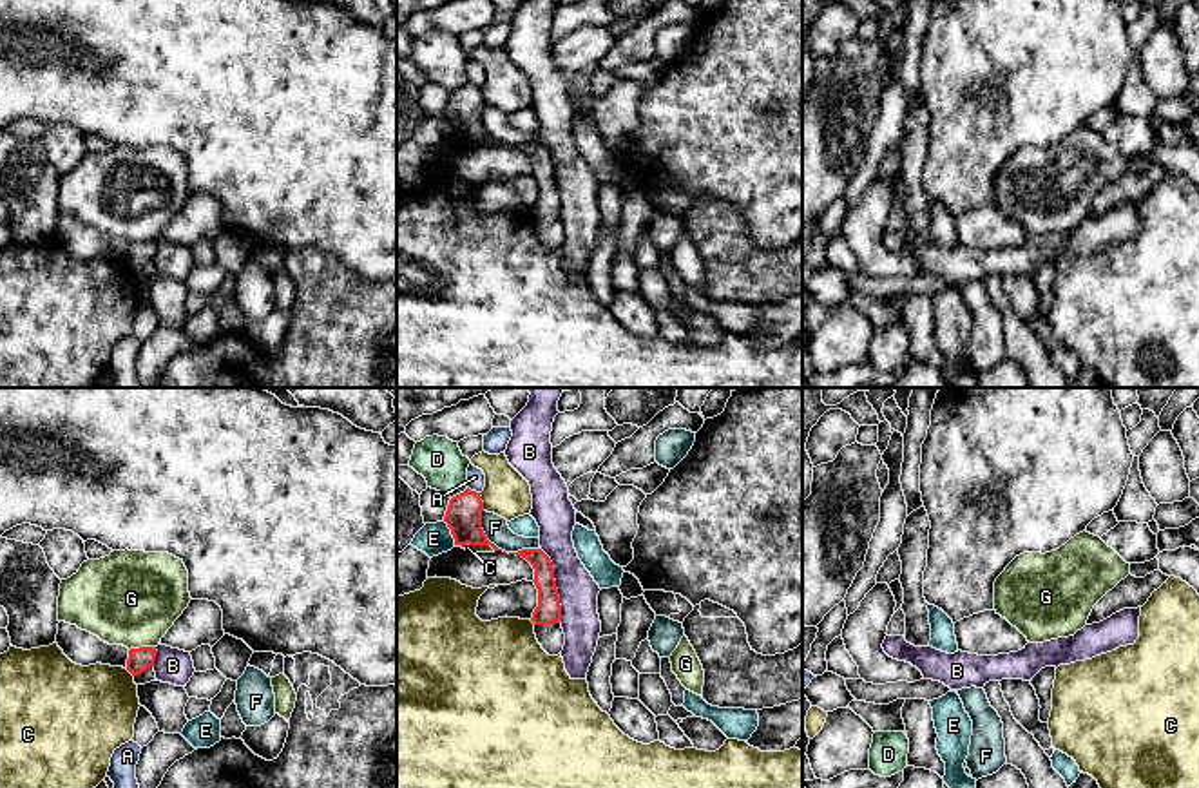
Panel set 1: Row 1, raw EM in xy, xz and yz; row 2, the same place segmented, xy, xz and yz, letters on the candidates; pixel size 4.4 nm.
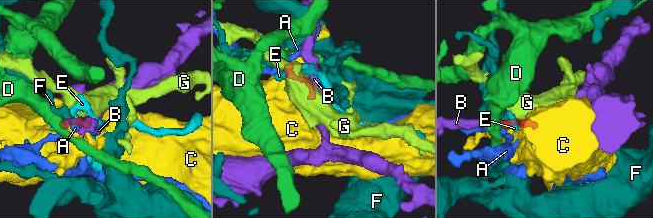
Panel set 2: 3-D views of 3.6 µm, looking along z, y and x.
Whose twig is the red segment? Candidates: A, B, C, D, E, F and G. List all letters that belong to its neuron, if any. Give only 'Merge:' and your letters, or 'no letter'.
Merge: no letter

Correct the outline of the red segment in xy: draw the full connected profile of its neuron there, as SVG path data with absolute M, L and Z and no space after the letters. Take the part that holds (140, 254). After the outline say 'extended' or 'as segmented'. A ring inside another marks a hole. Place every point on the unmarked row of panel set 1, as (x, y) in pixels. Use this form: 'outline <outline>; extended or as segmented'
outline M139 241L129 245L127 264L134 270L136 279L156 275L156 248L156 241Z; extended

